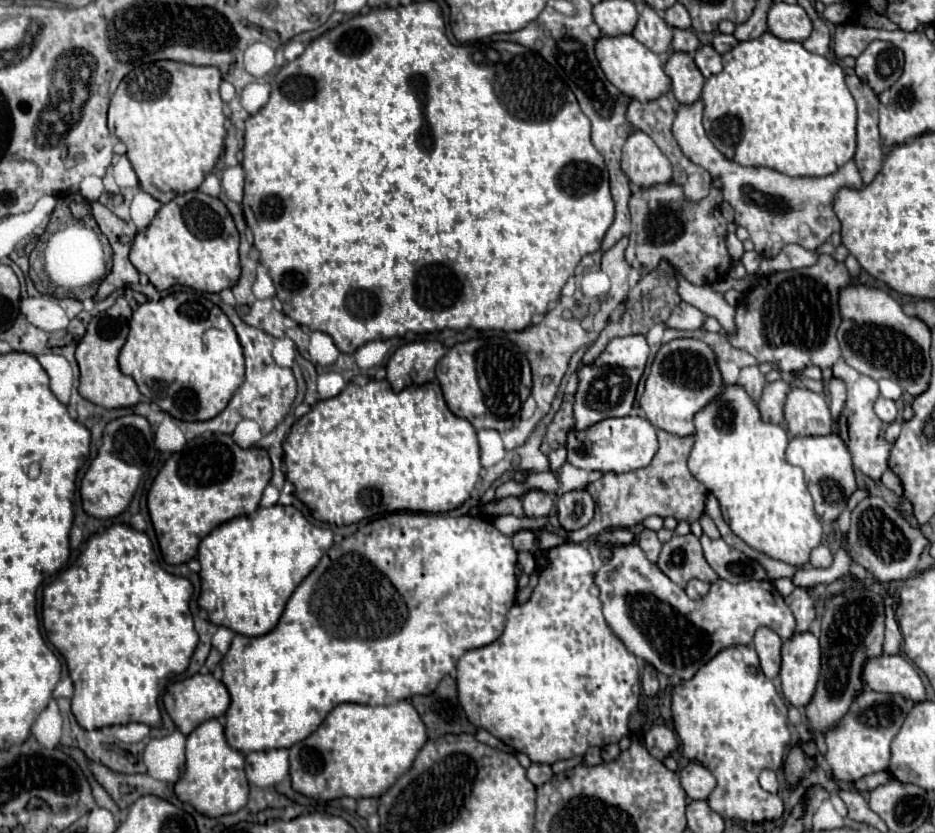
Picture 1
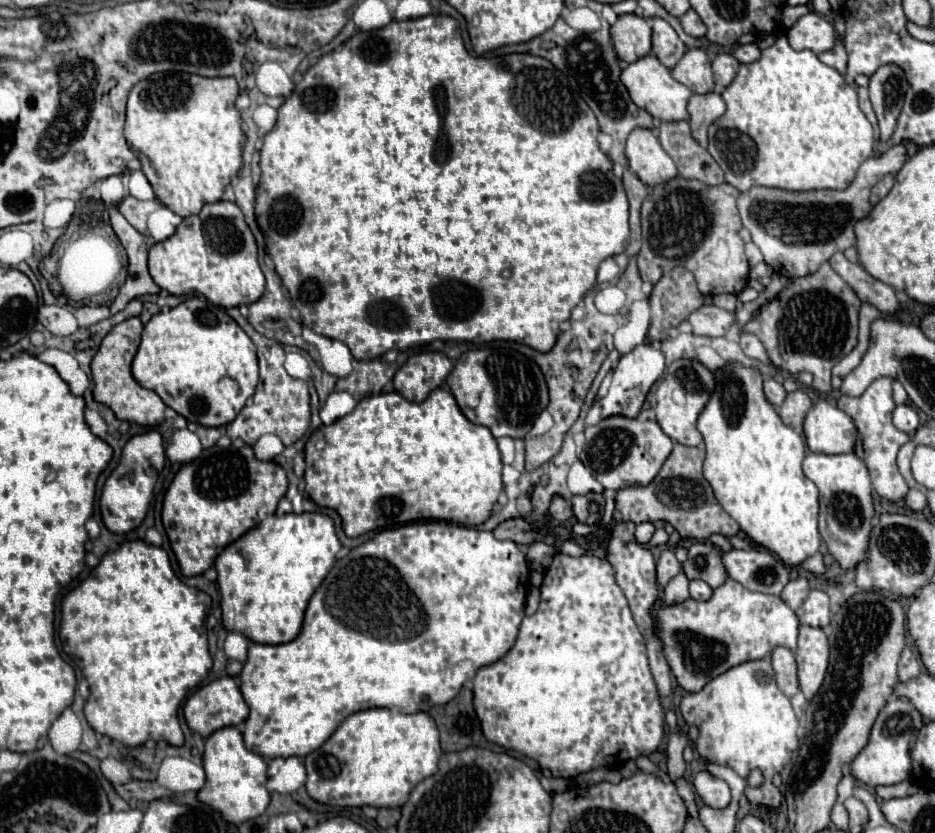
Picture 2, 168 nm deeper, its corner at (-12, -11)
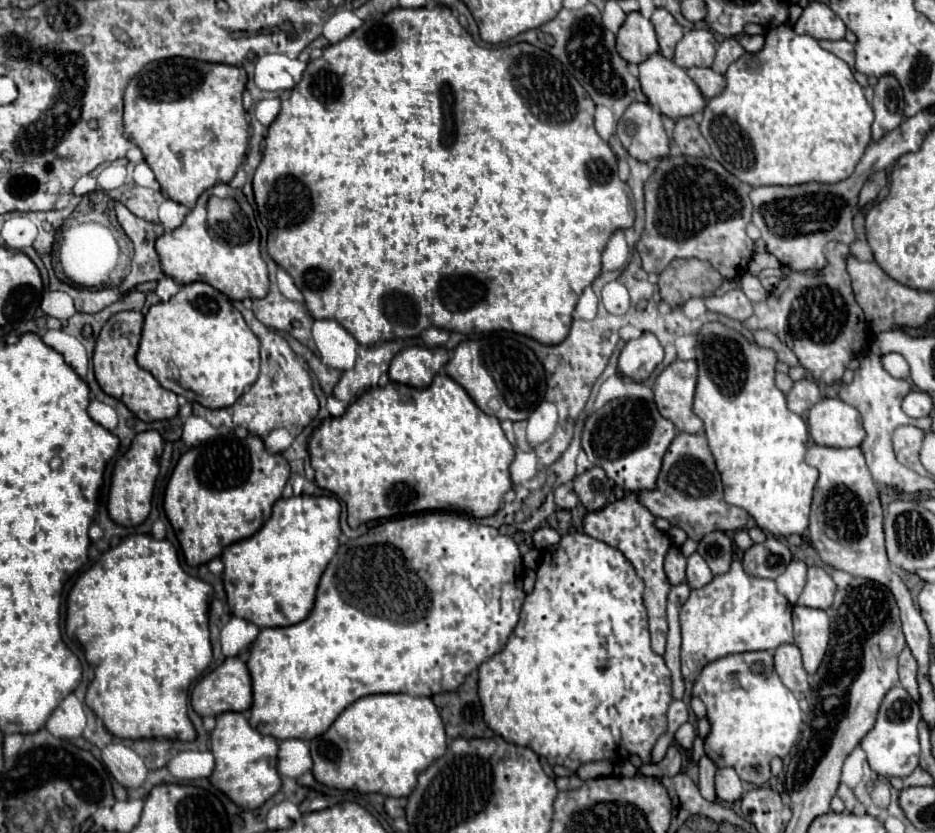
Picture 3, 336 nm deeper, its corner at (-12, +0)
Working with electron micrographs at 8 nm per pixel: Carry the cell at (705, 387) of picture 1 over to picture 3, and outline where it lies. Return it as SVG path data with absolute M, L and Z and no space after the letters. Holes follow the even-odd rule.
M680 361L670 363L654 383L654 403L662 417L672 421L678 431L700 433L702 419L692 411L694 387L698 377L696 361Z

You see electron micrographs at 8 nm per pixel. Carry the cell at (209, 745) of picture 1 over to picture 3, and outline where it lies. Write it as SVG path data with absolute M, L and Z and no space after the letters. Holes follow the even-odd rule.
M220 713L216 717L216 729L210 733L210 749L216 759L210 783L226 793L236 805L244 809L258 809L274 793L278 793L282 785L276 769L278 741L272 735L260 735L252 729L242 713Z

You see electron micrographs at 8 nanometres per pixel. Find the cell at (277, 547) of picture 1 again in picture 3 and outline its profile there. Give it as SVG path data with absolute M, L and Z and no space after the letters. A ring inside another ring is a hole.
M298 495L278 499L272 517L248 539L242 539L222 553L224 589L232 615L254 621L258 627L296 625L314 607L318 581L338 551L340 503L334 497Z

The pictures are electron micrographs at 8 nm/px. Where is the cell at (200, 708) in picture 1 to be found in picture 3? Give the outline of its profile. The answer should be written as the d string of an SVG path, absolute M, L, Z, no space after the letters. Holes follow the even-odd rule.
M228 657L222 665L218 665L212 673L208 673L202 681L198 681L194 685L190 703L192 703L194 711L202 717L218 715L218 713L226 713L226 711L246 713L252 705L252 679L250 679L246 663L240 657Z

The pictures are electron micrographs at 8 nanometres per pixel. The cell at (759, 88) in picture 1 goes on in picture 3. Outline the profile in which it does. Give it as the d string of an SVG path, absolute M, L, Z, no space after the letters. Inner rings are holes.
M784 23L784 25L780 25L776 29L770 29L766 33L766 45L764 45L762 51L758 51L758 53L744 53L738 61L734 61L728 67L724 91L720 95L716 95L714 99L710 99L706 103L706 107L704 107L704 117L702 117L702 123L700 123L700 133L708 141L714 159L722 161L722 165L726 165L726 169L730 169L730 173L734 173L734 177L738 177L740 181L744 181L744 183L748 183L752 187L762 187L762 185L802 185L802 183L810 183L810 181L838 183L838 181L850 177L850 173L854 171L856 163L864 155L866 145L872 141L870 139L870 125L872 125L872 121L874 121L872 107L866 101L864 89L854 79L852 69L848 67L848 63L842 61L840 57L836 57L834 53L822 49L814 37L798 35L798 33L794 33L794 29L788 23Z

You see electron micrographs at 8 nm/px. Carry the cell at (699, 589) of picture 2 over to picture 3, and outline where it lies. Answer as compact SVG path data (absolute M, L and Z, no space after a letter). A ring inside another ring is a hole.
M692 553L688 557L688 569L686 569L686 579L688 579L688 587L690 589L700 589L704 585L708 585L712 581L712 571L706 565L704 557L700 553Z

